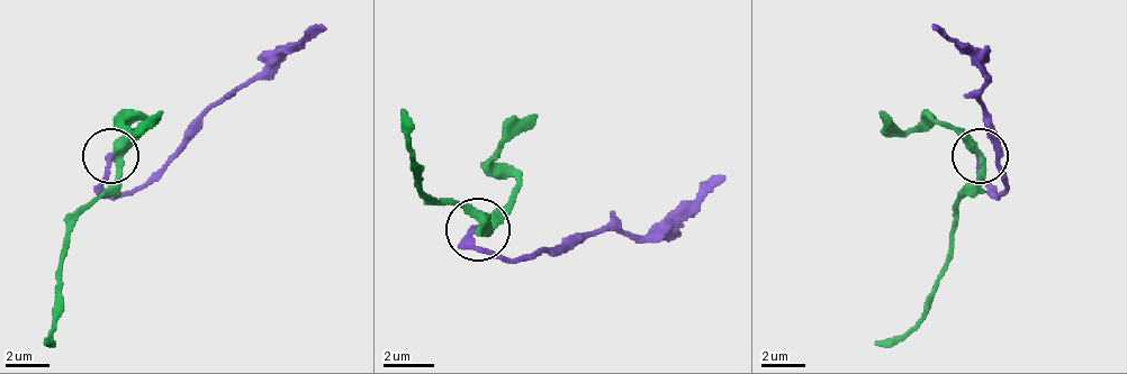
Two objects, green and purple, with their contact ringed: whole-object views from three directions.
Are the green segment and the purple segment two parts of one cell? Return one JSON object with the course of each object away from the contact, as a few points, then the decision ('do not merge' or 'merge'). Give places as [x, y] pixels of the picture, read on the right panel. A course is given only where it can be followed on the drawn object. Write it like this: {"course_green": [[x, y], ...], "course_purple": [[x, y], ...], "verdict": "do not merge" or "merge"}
{"course_green": [[981, 157], [954, 229], [931, 307], [876, 345]], "course_purple": [[981, 157], [986, 185], [998, 195], [1003, 190], [998, 129], [981, 102], [986, 74], [931, 25]], "verdict": "do not merge"}

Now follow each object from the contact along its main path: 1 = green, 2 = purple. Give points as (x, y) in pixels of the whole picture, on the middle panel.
1: (476, 230), (483, 225), (431, 199), (418, 174), (399, 110)
2: (476, 230), (469, 237), (483, 249), (507, 256), (571, 249), (603, 230), (654, 237), (723, 174)

